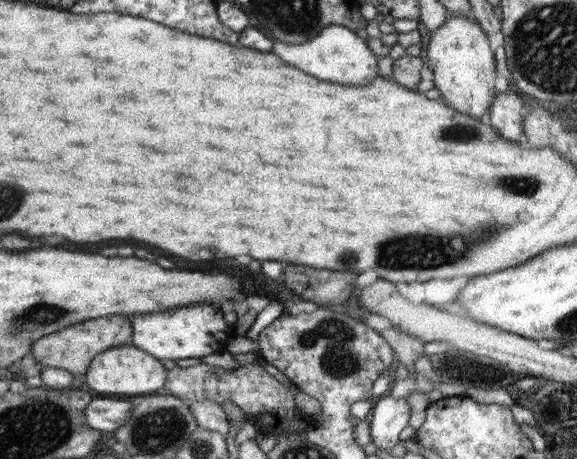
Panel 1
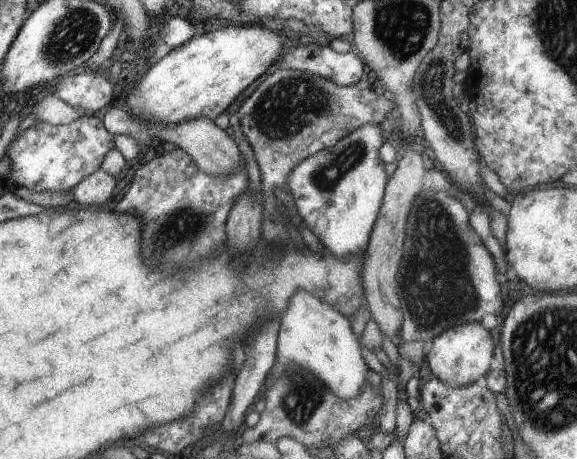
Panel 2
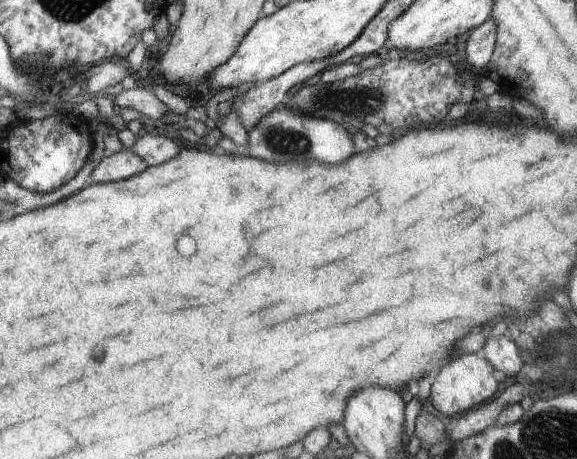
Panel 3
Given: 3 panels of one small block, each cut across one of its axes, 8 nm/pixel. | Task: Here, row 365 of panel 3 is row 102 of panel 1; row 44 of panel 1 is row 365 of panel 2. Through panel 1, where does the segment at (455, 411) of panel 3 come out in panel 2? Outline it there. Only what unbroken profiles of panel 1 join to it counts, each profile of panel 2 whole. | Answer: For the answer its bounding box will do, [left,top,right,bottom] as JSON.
[427,323,494,387]

